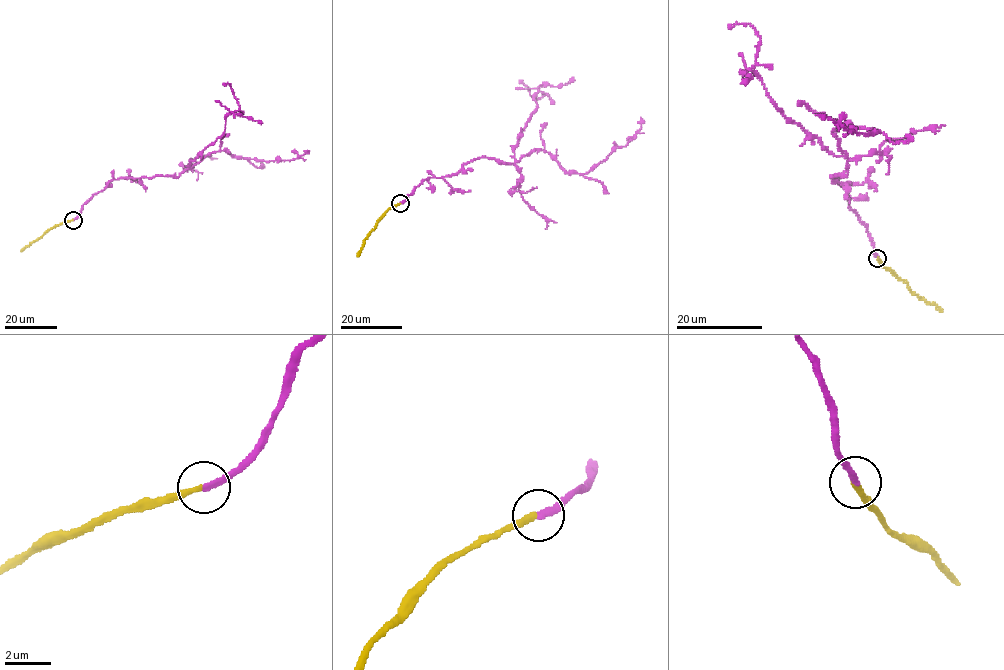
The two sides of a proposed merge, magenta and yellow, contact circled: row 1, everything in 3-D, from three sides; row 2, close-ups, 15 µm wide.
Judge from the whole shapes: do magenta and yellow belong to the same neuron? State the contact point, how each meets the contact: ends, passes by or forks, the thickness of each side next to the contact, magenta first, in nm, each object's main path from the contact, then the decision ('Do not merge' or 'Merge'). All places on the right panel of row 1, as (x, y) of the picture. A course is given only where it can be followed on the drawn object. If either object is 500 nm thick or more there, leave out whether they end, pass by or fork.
Place: (877, 258). At the ring magenta ends. At the ring yellow ends. Thickness 240 nm (magenta) against 240 nm. Course of magenta: (877, 258), (850, 182), (831, 177), (849, 160), (836, 129), (880, 132), (815, 114). Course of yellow: (877, 258), (904, 280), (912, 292), (935, 304), (941, 311). Merge

